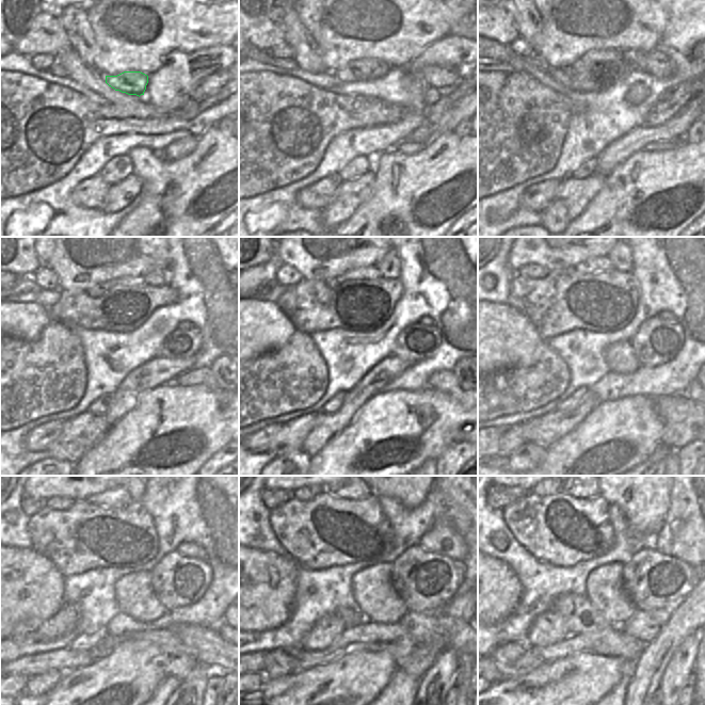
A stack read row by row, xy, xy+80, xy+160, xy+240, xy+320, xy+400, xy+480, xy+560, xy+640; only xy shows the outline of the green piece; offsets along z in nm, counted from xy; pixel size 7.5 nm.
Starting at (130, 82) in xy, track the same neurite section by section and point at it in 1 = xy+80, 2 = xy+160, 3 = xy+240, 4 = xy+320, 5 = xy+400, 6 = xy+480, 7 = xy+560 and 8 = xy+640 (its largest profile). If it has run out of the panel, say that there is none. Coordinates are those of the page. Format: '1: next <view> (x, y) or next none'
1: next xy+80 (364, 69)
2: next xy+160 (593, 55)
3: next xy+240 (126, 282)
4: next xy+320 (370, 272)
5: next xy+400 (594, 265)
6: next xy+480 (117, 497)
7: next xy+560 (348, 497)
8: next xy+640 (576, 497)

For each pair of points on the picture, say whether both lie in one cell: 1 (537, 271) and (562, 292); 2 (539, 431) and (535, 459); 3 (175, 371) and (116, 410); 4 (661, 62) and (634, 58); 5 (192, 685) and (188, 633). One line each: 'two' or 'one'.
1: two
2: two
3: one
4: one
5: two

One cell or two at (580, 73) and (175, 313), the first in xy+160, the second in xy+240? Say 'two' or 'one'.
two

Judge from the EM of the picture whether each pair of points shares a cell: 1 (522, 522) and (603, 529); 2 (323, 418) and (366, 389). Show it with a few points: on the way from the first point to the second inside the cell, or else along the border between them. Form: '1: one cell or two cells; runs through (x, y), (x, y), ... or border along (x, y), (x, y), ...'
1: one cell; runs through (543, 509), (555, 498), (565, 498), (586, 513)
2: one cell; runs through (334, 418), (337, 418), (355, 400)

